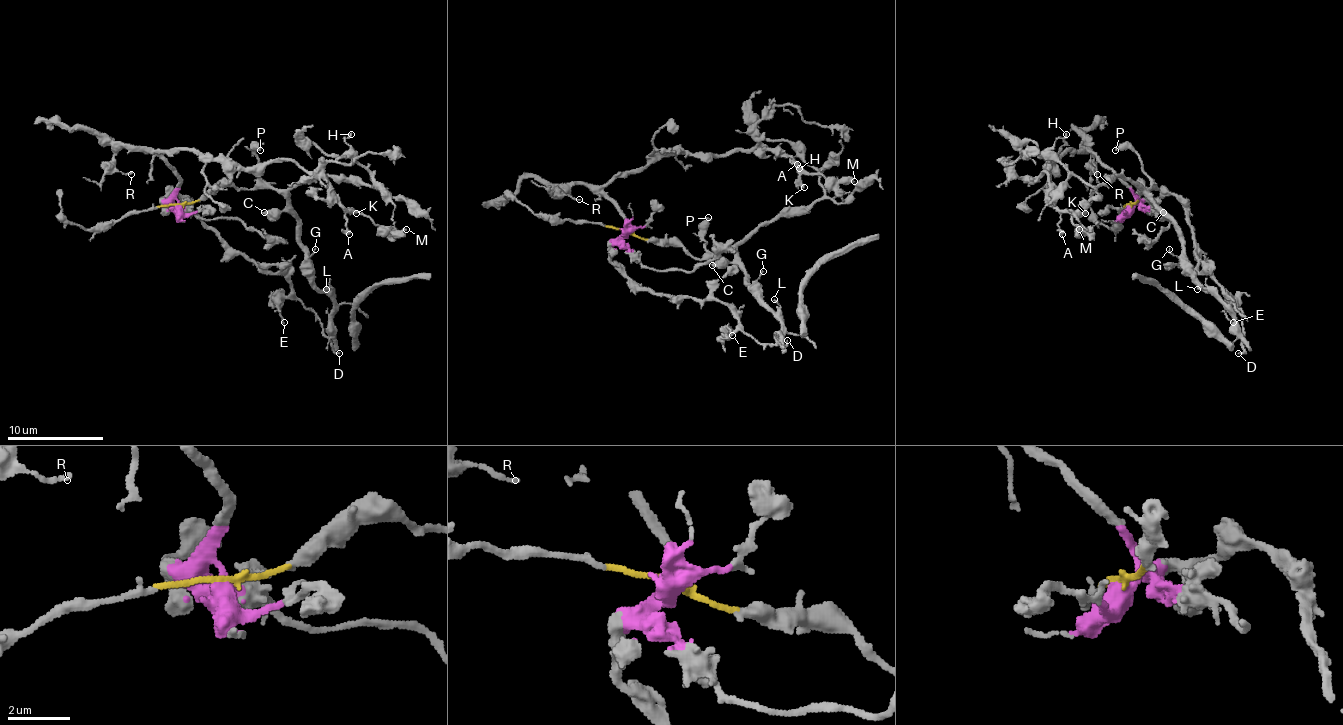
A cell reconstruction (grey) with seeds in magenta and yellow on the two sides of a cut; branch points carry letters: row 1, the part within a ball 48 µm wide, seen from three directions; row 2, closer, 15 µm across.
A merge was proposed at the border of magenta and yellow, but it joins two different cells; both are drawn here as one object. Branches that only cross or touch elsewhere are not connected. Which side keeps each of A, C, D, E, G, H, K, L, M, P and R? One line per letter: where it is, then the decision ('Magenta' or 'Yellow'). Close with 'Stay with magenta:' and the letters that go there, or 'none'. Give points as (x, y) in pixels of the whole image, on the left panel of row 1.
A: Place: (349, 234). Magenta
C: Place: (264, 212). Yellow
D: Place: (339, 353). Magenta
E: Place: (284, 322). Magenta
G: Place: (315, 249). Yellow
H: Place: (351, 134). Yellow
K: Place: (356, 213). Magenta
L: Place: (326, 289). Yellow
M: Place: (406, 229). Magenta
P: Place: (260, 150). Yellow
R: Place: (131, 174). Magenta
Stay with magenta: A, D, E, K, M, R

